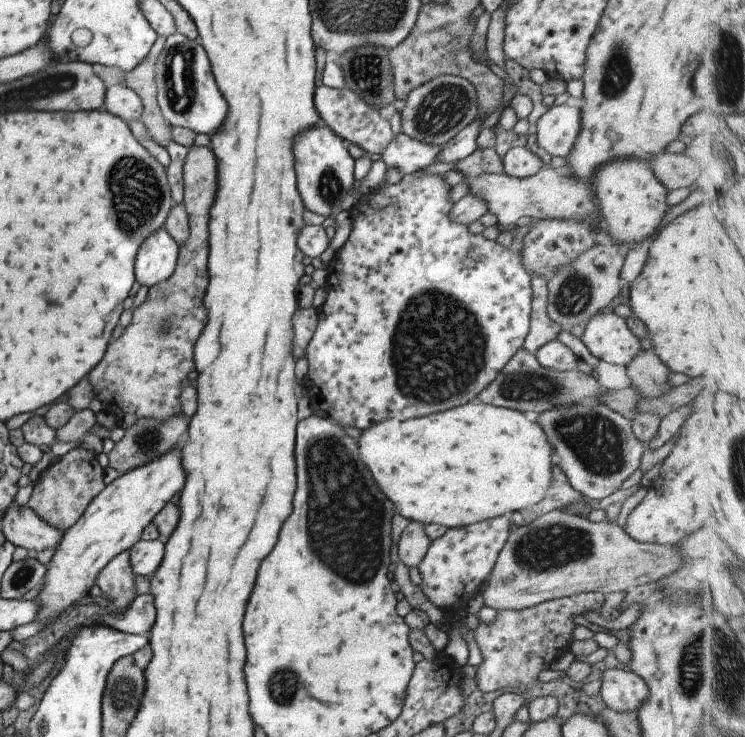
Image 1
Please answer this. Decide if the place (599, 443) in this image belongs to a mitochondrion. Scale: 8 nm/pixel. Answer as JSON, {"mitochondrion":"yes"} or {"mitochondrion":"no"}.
{"mitochondrion":"yes"}

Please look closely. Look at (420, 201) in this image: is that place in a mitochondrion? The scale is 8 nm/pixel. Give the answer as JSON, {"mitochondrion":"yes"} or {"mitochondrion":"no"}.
{"mitochondrion":"no"}

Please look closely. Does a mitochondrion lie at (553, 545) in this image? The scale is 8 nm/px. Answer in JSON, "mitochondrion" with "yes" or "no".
{"mitochondrion":"yes"}

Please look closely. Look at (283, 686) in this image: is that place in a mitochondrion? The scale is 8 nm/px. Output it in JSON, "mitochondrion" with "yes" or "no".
{"mitochondrion":"yes"}

